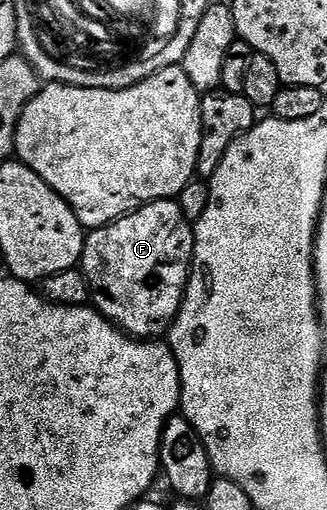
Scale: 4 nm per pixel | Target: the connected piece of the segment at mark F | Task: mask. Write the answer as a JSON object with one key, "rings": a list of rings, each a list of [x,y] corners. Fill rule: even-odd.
{"rings":[[[179,201],[152,202],[140,210],[133,210],[117,222],[97,230],[87,231],[84,251],[79,260],[88,286],[92,289],[91,305],[103,318],[133,338],[156,340],[167,335],[184,302],[184,290],[192,268],[192,250],[196,247],[193,223],[186,220]]]}

